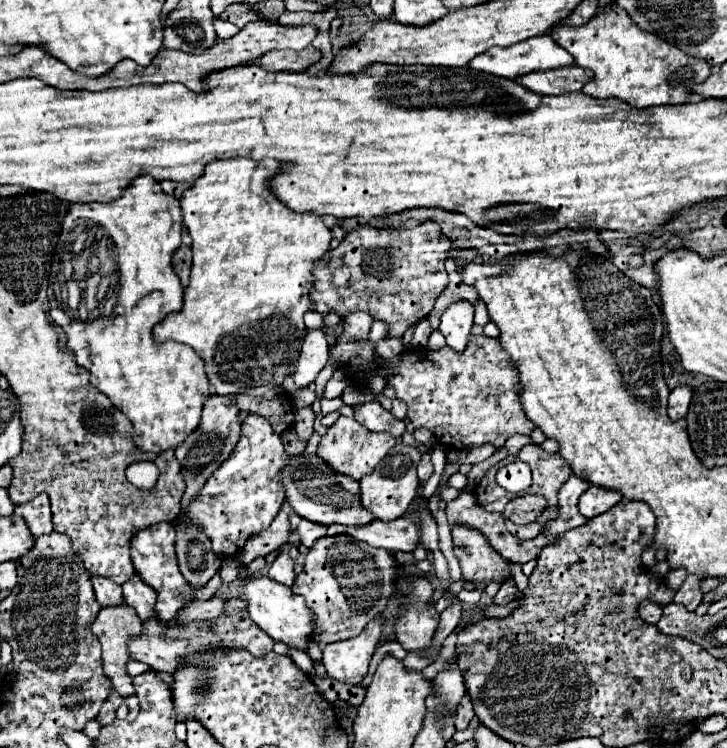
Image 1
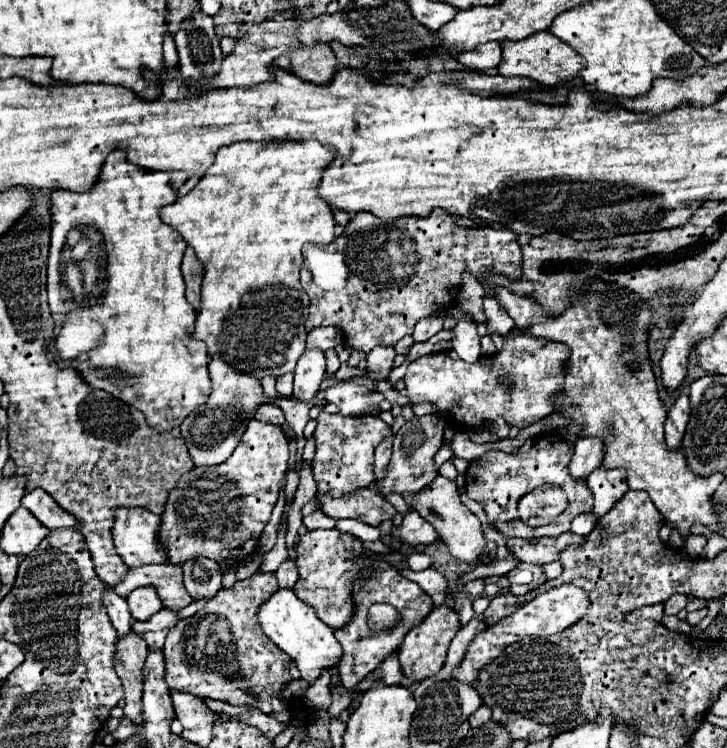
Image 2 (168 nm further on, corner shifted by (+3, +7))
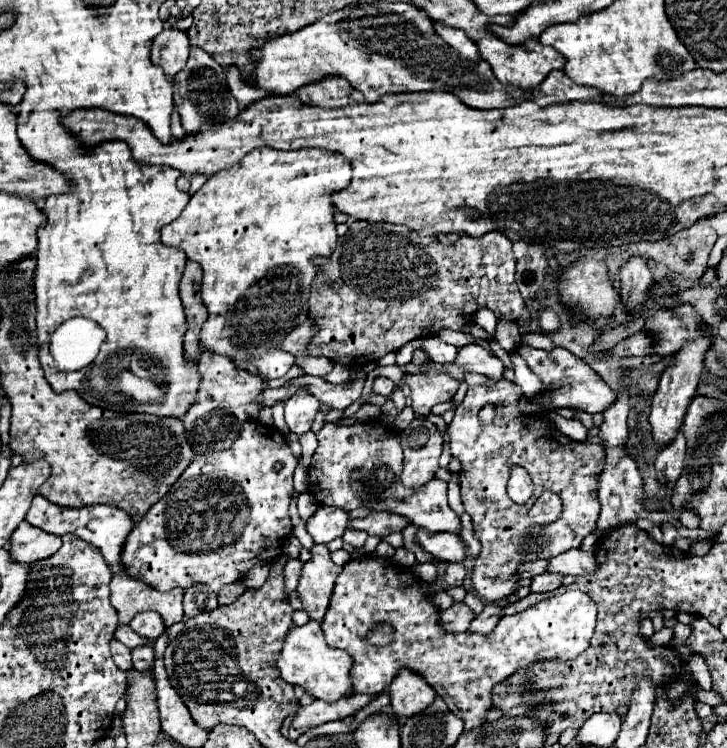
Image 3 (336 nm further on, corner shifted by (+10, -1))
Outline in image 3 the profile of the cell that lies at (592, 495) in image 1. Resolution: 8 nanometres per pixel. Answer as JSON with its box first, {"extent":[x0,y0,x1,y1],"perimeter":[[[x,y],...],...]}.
{"extent":[594,447,681,537],"perimeter":[[[614,447],[606,451],[606,463],[602,473],[598,475],[598,501],[602,505],[600,509],[600,517],[598,517],[598,525],[594,535],[602,537],[602,533],[606,533],[608,529],[620,525],[620,523],[628,523],[628,521],[636,521],[636,519],[649,519],[657,525],[669,522],[679,529],[681,523],[673,519],[673,514],[666,511],[646,511],[642,507],[642,499],[644,499],[644,489],[642,489],[642,477],[638,473],[638,465],[636,461],[626,453],[626,447]]]}

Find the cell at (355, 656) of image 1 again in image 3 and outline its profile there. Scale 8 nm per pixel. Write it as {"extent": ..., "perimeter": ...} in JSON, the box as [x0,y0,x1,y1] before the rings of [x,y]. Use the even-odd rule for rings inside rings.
{"extent":[322,557,596,731],"perimeter":[[[362,557],[362,561],[354,559],[344,565],[342,573],[336,579],[334,595],[332,595],[330,607],[326,611],[326,617],[322,621],[322,631],[324,631],[326,643],[330,647],[348,651],[350,657],[354,659],[354,667],[352,667],[354,693],[370,693],[370,695],[382,693],[384,689],[388,689],[388,685],[394,679],[394,675],[398,673],[398,669],[408,667],[408,669],[414,669],[416,673],[424,675],[428,685],[432,685],[434,691],[440,697],[444,697],[444,701],[452,713],[462,715],[464,711],[468,711],[466,713],[468,717],[460,717],[460,719],[464,719],[464,725],[470,731],[470,729],[484,723],[486,711],[490,709],[490,691],[496,683],[510,677],[516,669],[532,665],[538,659],[550,659],[550,657],[572,659],[572,657],[580,655],[588,647],[590,637],[594,633],[594,625],[596,625],[594,601],[582,591],[566,591],[566,593],[554,595],[550,599],[544,599],[538,605],[532,605],[520,613],[514,613],[510,617],[502,617],[490,635],[474,635],[474,633],[448,635],[438,625],[438,609],[432,607],[424,581],[414,577],[410,573],[410,569],[406,569],[406,567],[390,565],[384,561],[376,561],[376,559],[378,557]],[[380,621],[390,623],[396,629],[394,641],[386,647],[374,647],[374,645],[366,643],[366,637],[364,637],[366,631],[374,623],[380,623]]]}

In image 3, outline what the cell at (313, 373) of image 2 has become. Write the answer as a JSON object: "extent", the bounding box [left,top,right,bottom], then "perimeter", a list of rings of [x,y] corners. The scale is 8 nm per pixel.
{"extent":[286,389,318,435],"perimeter":[[[300,389],[294,397],[286,401],[286,423],[290,431],[296,435],[308,431],[318,409],[318,399],[312,393],[306,393],[306,389]]]}

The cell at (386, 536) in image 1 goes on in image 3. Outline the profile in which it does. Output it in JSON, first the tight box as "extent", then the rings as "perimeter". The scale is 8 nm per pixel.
{"extent":[416,529,466,561],"perimeter":[[[418,529],[416,541],[424,551],[440,561],[462,561],[466,557],[466,547],[454,533],[430,533],[428,529]]]}

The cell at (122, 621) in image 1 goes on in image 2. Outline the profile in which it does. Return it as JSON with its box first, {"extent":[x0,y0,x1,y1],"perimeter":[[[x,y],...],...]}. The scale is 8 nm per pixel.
{"extent":[115,637,149,725],"perimeter":[[[123,637],[117,643],[115,655],[115,669],[123,683],[125,691],[125,717],[131,719],[135,725],[143,725],[143,665],[145,653],[149,653],[145,641],[141,637]]]}

